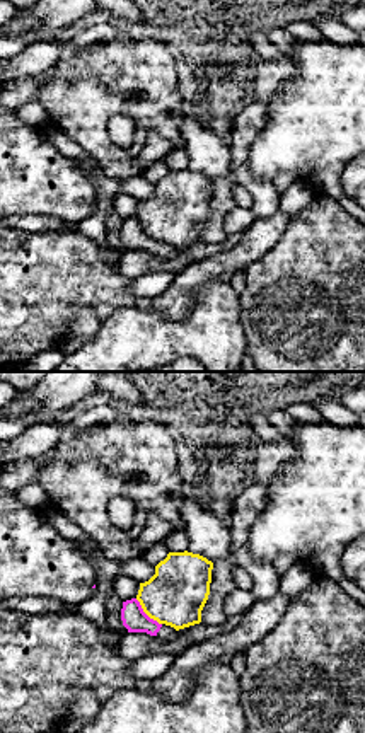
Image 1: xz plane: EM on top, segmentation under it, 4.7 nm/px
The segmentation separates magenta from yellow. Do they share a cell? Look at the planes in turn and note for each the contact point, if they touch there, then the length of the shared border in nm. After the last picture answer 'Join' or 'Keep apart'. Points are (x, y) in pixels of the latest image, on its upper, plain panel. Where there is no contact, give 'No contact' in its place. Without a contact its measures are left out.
Touches magenta at (145, 232). Shared border 180 nm

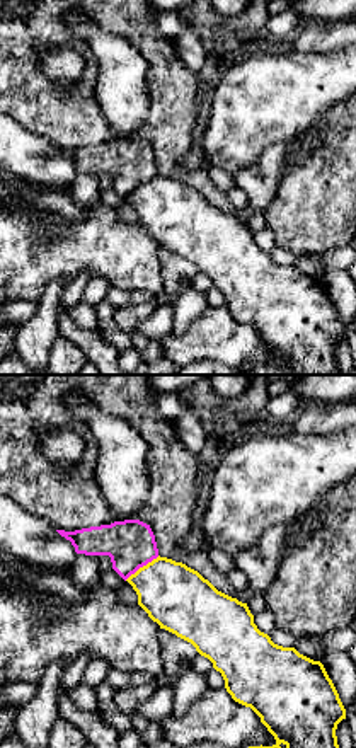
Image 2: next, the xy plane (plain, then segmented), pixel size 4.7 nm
Touches magenta at (142, 184). Shared border 200 nm

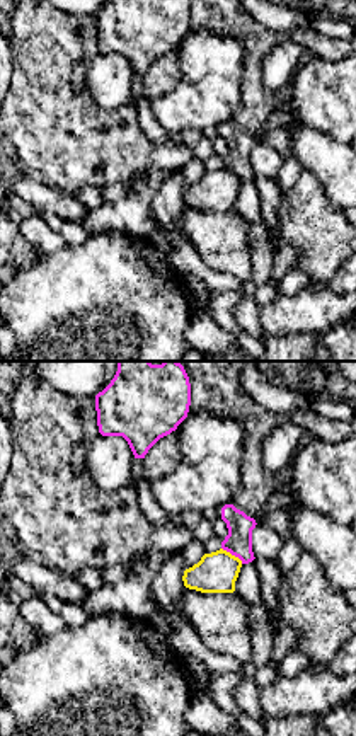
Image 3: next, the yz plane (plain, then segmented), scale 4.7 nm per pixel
Touches magenta at (232, 172). Shared border 130 nm

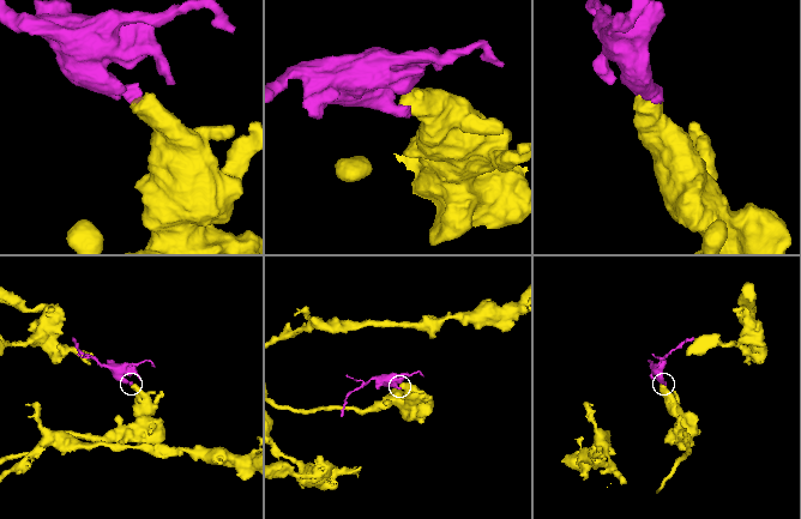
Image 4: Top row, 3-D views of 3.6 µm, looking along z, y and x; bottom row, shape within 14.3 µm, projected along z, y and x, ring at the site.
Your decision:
Keep apart

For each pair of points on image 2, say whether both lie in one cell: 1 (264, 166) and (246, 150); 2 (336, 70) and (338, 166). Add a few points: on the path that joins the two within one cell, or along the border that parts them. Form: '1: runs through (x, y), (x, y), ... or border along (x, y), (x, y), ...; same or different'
1: border along (264, 152), (256, 162), (234, 174); different
2: border along (322, 116), (297, 138); different

